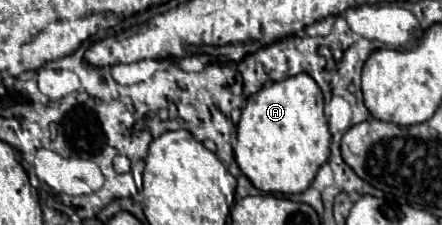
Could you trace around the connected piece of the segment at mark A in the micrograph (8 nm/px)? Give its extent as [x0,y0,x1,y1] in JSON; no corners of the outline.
[234,73,330,193]

